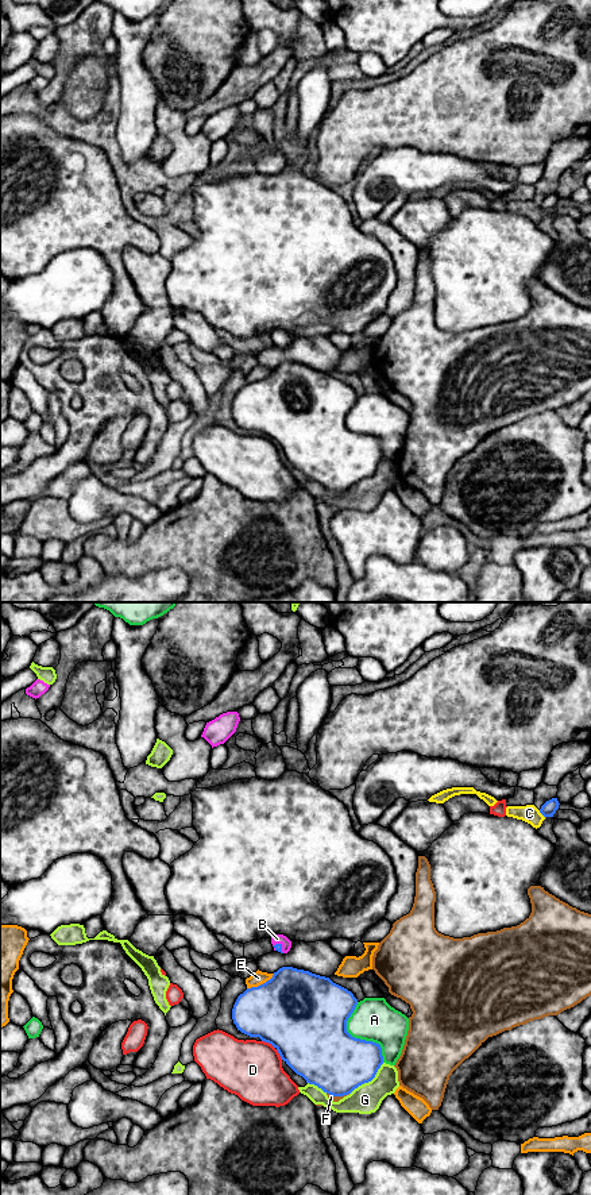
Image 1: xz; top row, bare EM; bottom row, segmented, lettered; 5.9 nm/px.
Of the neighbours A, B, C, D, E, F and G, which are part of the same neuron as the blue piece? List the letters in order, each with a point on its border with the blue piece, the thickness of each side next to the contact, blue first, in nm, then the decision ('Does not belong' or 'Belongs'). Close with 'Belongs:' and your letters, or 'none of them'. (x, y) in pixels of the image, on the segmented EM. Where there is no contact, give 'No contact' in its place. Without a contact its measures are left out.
A: Touches blue at xz (358, 1039). Thickness 400 nm (blue) against 260 nm. Does not belong
B: Touches blue at xz (281, 945). Thickness 50 nm (blue) against 60 nm. Belongs
C: Touches blue at xz (541, 813). Thickness 90 nm (blue) against 110 nm. Does not belong
D: Touches blue at xz (274, 1047). Thickness 500 nm (blue) against 360 nm. Does not belong
E: Touches blue at xz (261, 985). Thickness 480 nm (blue) against 80 nm. Does not belong
F: Touches blue at xz (338, 1095). Thickness 380 nm (blue) against 30 nm. Does not belong
G: Touches blue at xz (369, 1080). Thickness 360 nm (blue) against 170 nm. Does not belong
Belongs: B

